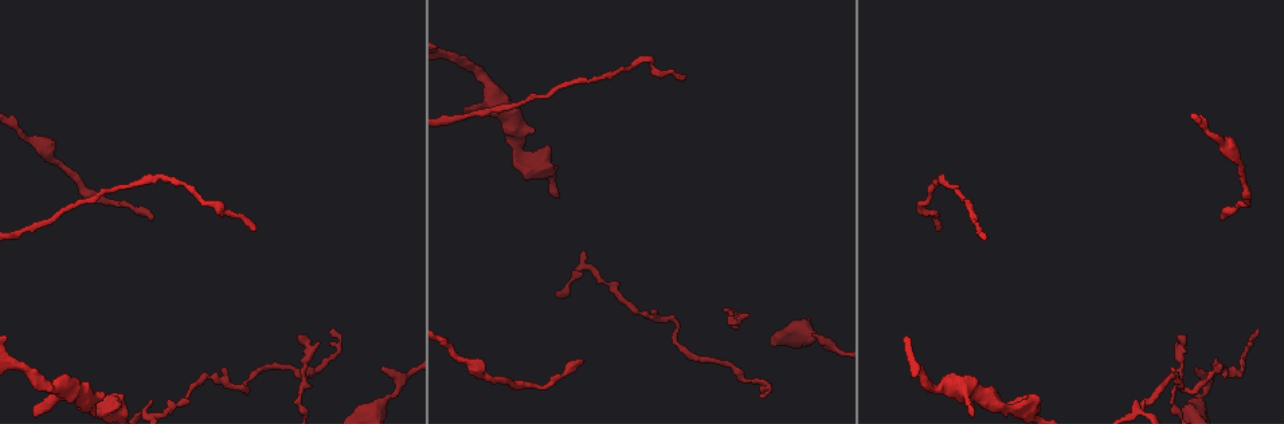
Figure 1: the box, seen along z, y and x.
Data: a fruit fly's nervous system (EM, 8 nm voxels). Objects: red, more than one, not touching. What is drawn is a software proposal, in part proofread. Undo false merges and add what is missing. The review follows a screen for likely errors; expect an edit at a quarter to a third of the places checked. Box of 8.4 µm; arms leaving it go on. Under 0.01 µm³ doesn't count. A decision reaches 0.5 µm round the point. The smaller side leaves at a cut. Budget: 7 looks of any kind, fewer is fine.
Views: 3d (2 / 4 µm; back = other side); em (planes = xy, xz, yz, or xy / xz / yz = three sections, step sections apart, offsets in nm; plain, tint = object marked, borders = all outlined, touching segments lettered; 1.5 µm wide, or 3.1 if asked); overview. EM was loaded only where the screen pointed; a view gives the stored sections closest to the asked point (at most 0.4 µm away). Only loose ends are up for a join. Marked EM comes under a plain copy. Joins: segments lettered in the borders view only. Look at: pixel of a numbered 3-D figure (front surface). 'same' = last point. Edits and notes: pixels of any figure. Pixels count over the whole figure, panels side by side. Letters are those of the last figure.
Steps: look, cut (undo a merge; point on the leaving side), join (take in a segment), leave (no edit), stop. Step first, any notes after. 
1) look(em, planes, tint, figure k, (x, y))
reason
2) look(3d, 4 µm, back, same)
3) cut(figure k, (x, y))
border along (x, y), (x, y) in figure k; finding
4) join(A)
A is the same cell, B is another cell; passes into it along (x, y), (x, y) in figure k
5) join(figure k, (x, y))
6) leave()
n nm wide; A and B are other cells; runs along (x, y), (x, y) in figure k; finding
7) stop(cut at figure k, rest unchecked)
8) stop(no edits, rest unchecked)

look(em, planes, borders, figure 1, (937, 230))

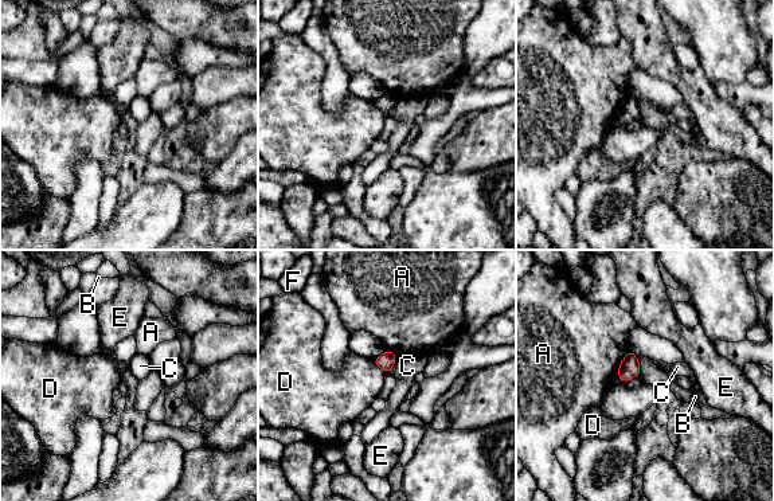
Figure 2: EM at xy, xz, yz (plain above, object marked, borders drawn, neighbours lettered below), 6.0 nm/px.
leave()
A, B, C, D, E and F are other cells; border along (397, 356), (391, 367) in figure 2; no lettered segment goes on from it

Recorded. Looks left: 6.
look(em, xz, step 4, tint, figure 1, (1196, 399))

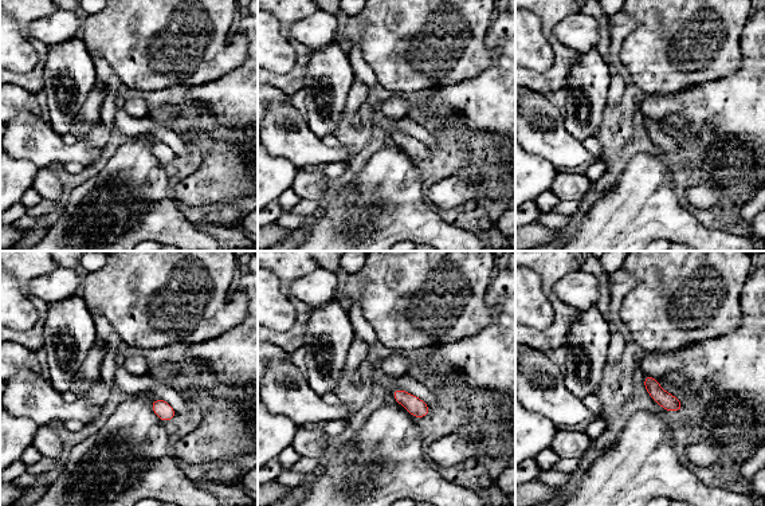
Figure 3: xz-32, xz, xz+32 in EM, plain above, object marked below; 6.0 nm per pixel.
look(em, planes, tint, same)

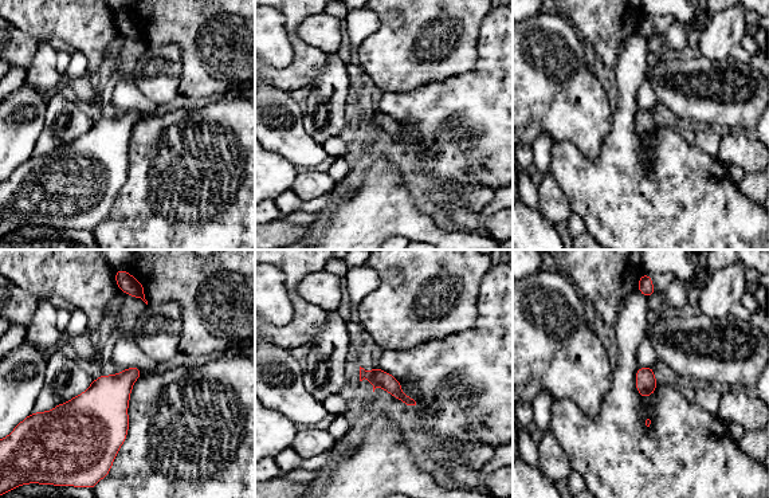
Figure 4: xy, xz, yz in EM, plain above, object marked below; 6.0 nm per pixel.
look(em, planes, borders, same)
see the neighbours

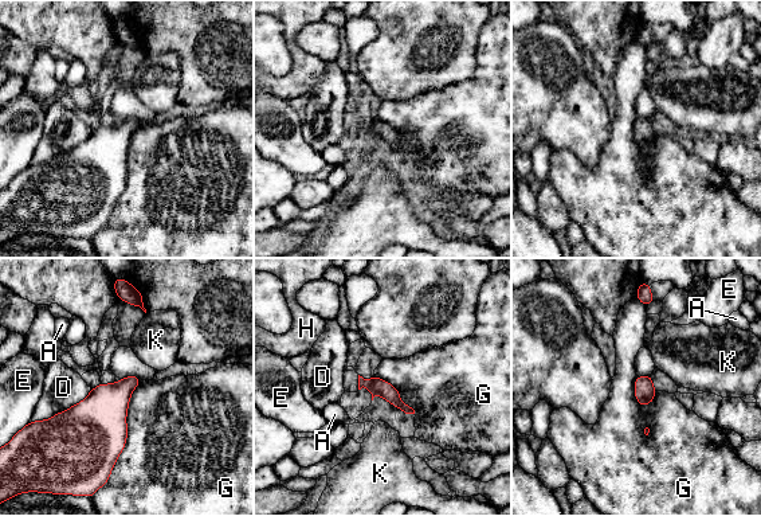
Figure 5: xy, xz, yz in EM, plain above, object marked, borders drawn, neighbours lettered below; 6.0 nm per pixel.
leave()
A, D, E, G, H and K are other cells; runs along (361, 382), (384, 389), (408, 410) in figure 5; continuous, no second neuron

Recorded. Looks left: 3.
look(em, xy, step 8, borders, figure 1, (1256, 332))
thin end

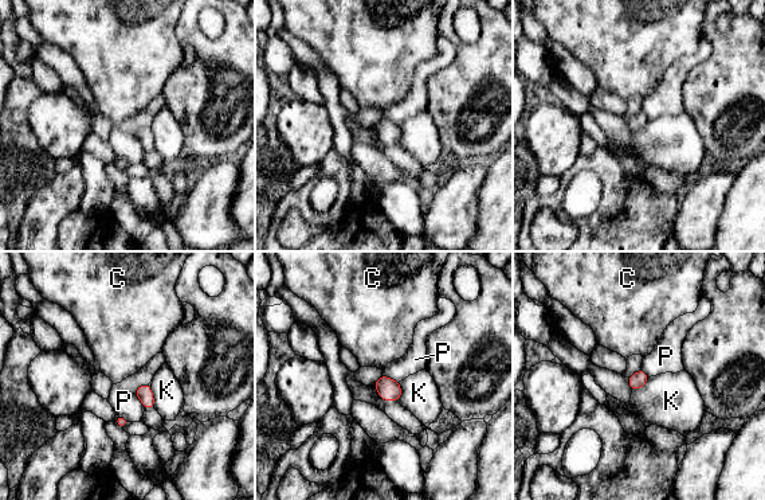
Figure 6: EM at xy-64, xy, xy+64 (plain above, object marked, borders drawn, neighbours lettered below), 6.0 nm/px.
look(em, planes, borders, same)

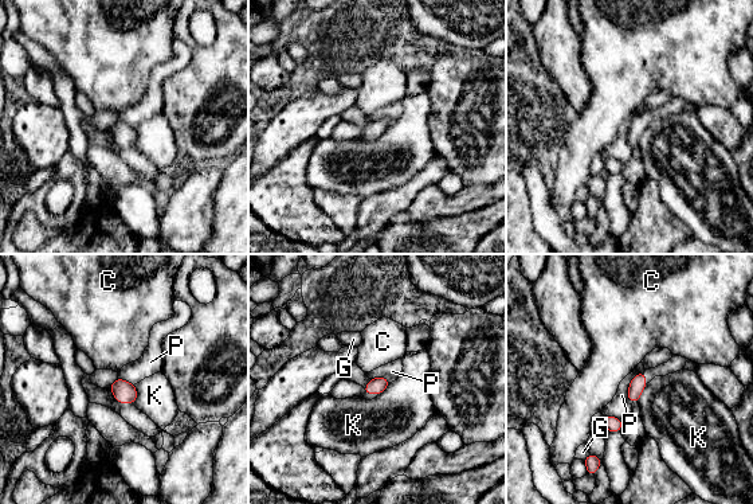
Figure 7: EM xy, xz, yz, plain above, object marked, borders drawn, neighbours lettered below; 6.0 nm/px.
leave()
90 nm wide; C, G, K and P are other cells; border along (643, 371), (630, 383), (630, 402) in figure 7; none of them fits

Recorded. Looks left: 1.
stop(no edits, rest unchecked)

